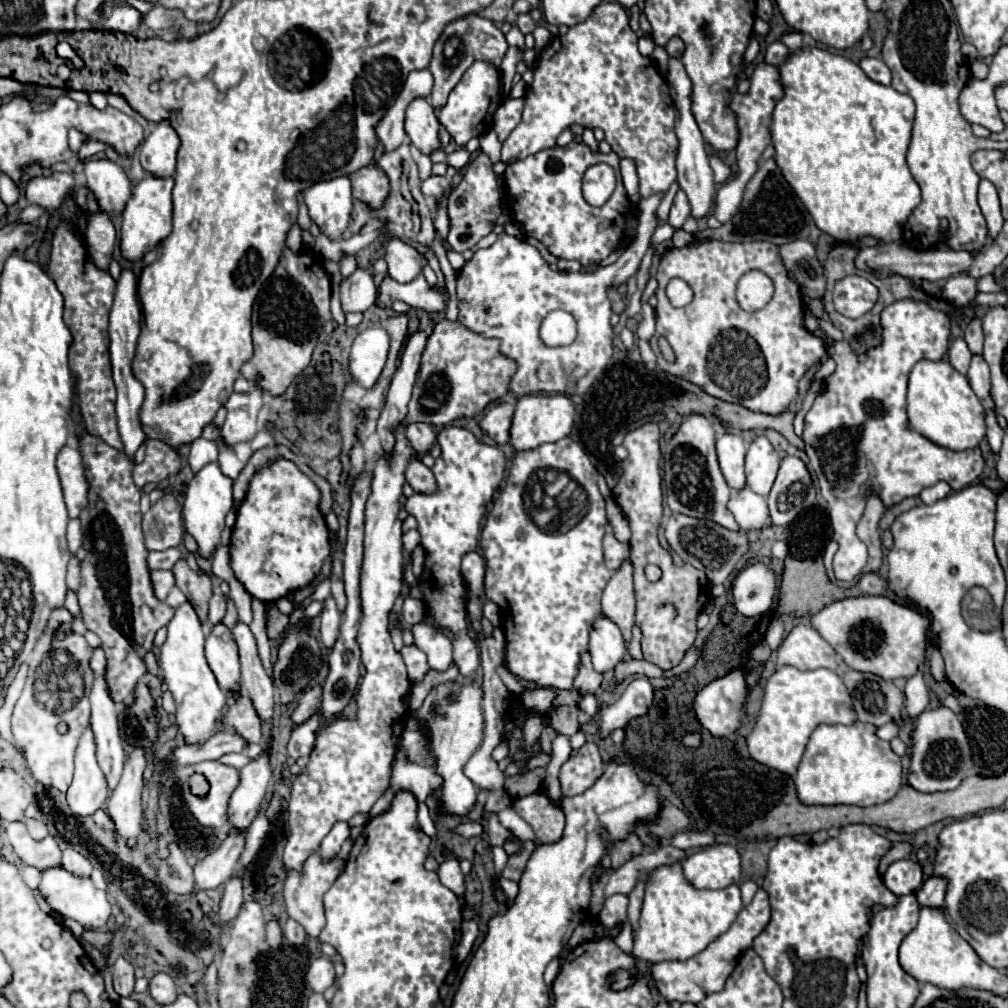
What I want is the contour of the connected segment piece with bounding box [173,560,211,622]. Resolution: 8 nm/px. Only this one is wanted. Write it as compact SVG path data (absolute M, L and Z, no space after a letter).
M179 560L173 566L173 574L177 580L177 588L187 596L191 606L195 608L201 622L207 620L207 604L211 598L211 580L207 574L193 572L185 560Z

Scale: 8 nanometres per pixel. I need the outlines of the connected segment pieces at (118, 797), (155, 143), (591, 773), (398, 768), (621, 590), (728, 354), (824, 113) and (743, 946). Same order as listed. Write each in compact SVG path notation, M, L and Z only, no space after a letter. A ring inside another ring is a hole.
M135 748L125 762L119 786L107 800L107 816L115 824L119 838L125 838L129 848L137 846L141 834L141 786L143 786L145 756L143 748Z
M159 122L149 138L141 144L141 166L157 178L171 178L175 174L175 156L179 136L169 122Z
M585 742L577 756L569 758L561 770L559 770L559 782L561 782L561 794L563 798L575 796L585 792L585 788L591 788L597 776L601 776L605 764L601 760L599 748L595 742Z
M399 748L395 762L393 762L389 788L371 808L371 816L383 814L391 806L391 800L399 790L411 792L417 798L417 802L425 802L427 794L435 792L439 788L439 784L441 784L441 778L437 774L433 774L433 770L427 764L407 760L407 752L403 748Z
M625 562L609 580L603 598L601 598L603 614L613 620L621 632L623 638L631 640L631 628L635 620L635 592L633 592L633 568L629 562Z
M703 240L703 242L693 242L685 248L671 248L669 252L663 254L659 270L657 270L657 308L655 308L655 320L657 320L657 332L651 338L651 348L657 354L657 364L661 370L681 376L699 388L703 388L707 394L721 398L725 402L741 404L753 412L763 412L763 414L783 414L789 410L793 400L797 398L797 384L801 376L825 356L825 344L821 338L813 336L807 332L803 326L803 298L799 294L799 286L787 278L787 270L781 264L779 248L769 242L721 242L721 240ZM749 270L761 270L767 276L771 276L775 284L775 294L769 300L769 304L761 310L755 312L745 312L737 300L735 300L735 286L739 278L749 272ZM671 278L681 278L685 280L691 290L695 292L691 304L683 308L671 306L665 286ZM665 336L675 352L675 362L667 362L661 356L661 350L657 346L657 338Z
M807 46L803 50L799 50L797 54L793 54L783 66L781 66L781 82L785 88L785 96L777 102L775 112L773 112L773 124L771 124L771 136L773 136L773 146L777 150L775 160L777 166L781 168L785 180L789 180L791 188L797 192L797 196L801 198L801 202L805 204L805 208L809 210L809 214L813 216L817 228L829 236L833 236L839 242L855 242L857 238L863 236L871 236L875 238L879 244L889 244L889 242L899 242L901 240L901 232L903 232L903 224L907 222L909 214L913 212L913 208L921 202L921 190L917 186L917 182L913 180L905 154L911 142L911 126L913 126L913 116L915 116L915 104L907 94L897 92L891 86L883 86L879 82L873 82L869 76L865 76L865 72L851 60L847 60L845 56L839 54L831 54L827 50L819 50L815 46Z
M763 888L757 890L753 902L749 906L745 906L737 920L733 922L733 926L721 934L713 944L709 944L701 954L685 960L685 962L659 962L651 966L651 978L655 988L659 990L659 994L667 1000L679 1000L679 1002L701 1002L707 994L713 992L721 992L729 972L735 968L741 952L745 952L747 948L751 948L757 932L761 932L761 928L765 928L765 924L769 922L769 898L767 892Z

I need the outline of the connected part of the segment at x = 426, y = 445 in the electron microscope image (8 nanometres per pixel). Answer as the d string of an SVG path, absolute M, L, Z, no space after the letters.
M409 424L407 428L407 438L411 442L411 446L417 452L417 458L421 460L425 454L429 454L431 446L435 444L435 430L429 424Z

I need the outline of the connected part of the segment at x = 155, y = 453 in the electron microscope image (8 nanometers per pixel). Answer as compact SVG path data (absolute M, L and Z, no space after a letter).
M149 440L145 450L145 460L135 464L133 480L137 488L143 488L147 482L161 484L165 478L175 476L181 466L179 450L165 444L163 440Z

